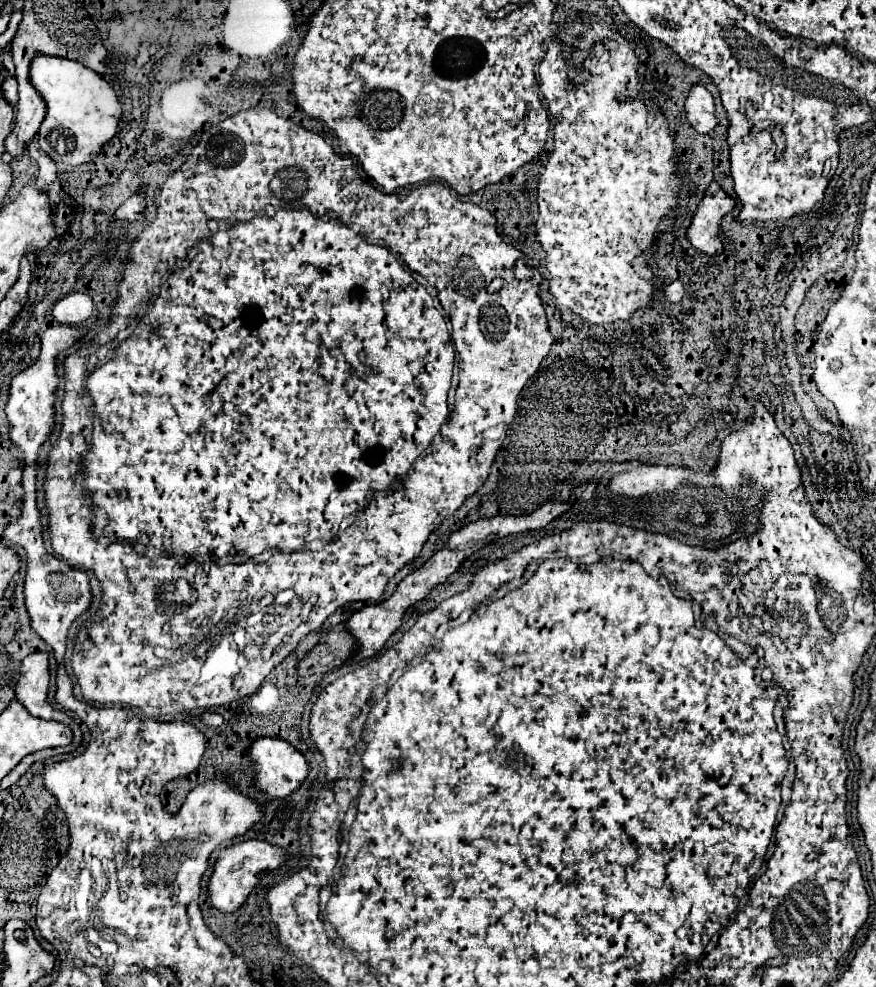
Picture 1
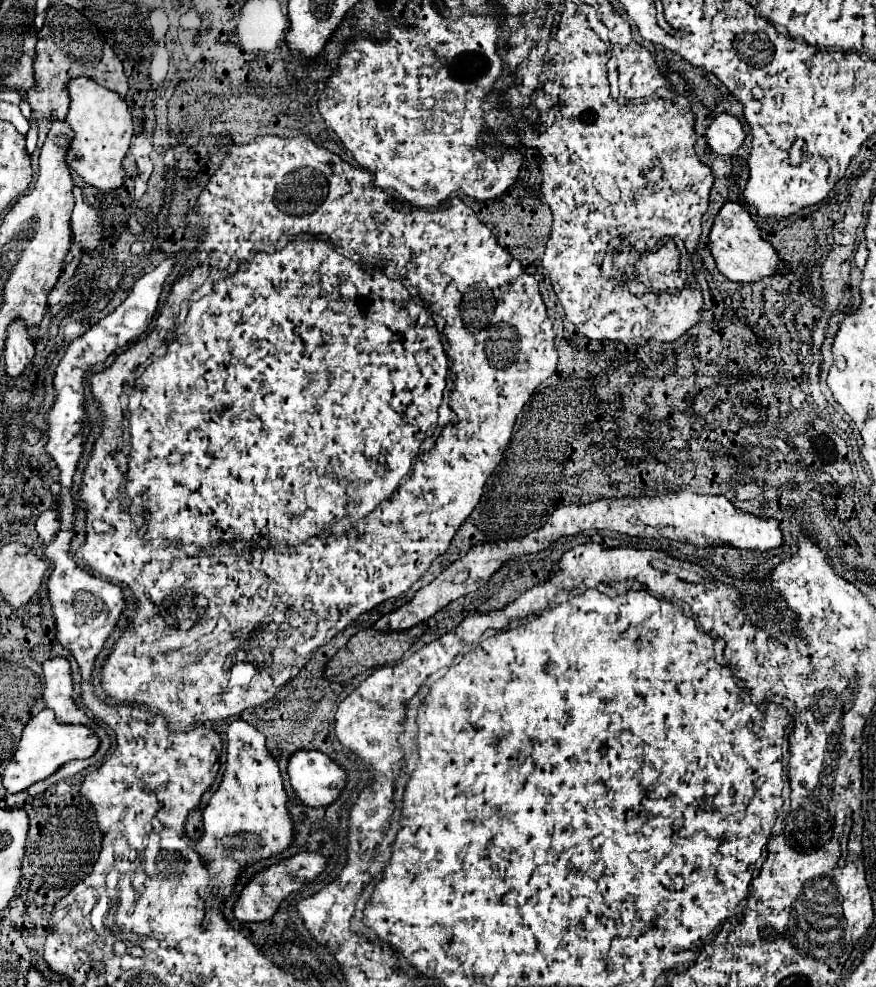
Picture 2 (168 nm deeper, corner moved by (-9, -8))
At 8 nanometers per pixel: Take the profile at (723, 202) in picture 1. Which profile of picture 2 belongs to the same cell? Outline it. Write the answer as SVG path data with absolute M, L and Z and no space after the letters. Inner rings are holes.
M726 203L720 209L710 231L710 251L716 259L720 273L724 273L730 281L736 283L756 283L760 279L772 275L786 275L790 271L790 267L778 257L776 249L762 239L760 229L756 221L750 217L750 213L738 203Z

